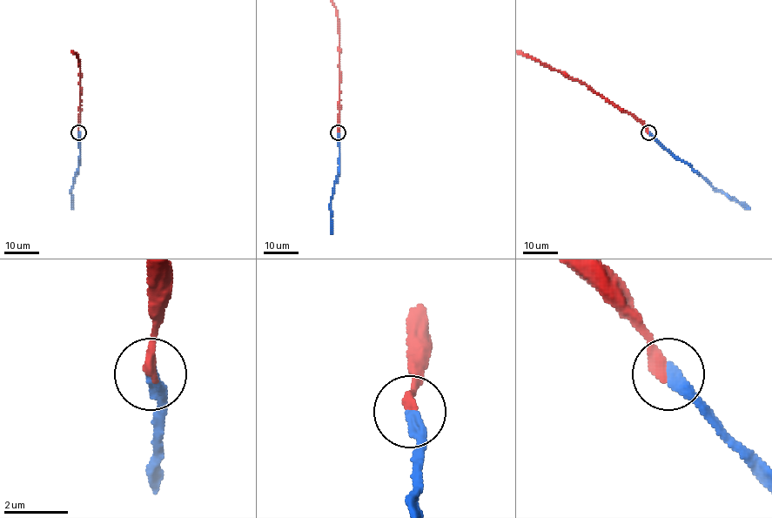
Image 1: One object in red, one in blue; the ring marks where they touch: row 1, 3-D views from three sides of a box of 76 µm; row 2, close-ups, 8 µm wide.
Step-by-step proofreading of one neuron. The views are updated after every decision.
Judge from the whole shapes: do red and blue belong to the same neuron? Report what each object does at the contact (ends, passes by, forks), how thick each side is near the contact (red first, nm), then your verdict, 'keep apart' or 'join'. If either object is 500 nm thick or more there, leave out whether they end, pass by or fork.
red ends | blue ends | 360/400 nm | join

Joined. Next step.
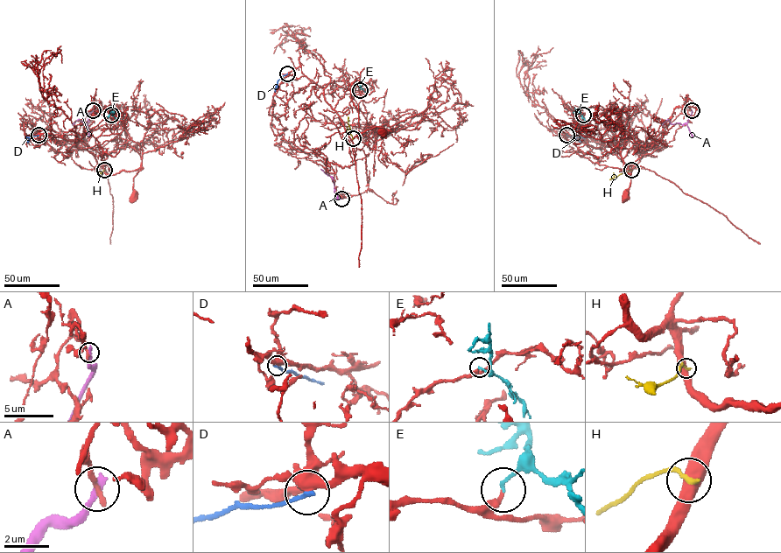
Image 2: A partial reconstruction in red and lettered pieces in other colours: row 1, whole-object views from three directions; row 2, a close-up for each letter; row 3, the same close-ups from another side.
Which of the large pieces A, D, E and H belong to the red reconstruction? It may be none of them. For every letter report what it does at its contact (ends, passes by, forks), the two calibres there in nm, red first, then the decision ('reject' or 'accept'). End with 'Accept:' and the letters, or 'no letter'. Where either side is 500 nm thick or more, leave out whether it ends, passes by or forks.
A: it ends | 280/360 nm | reject
D: it ends | 480/200 nm | reject
E: it ends | 190/140 nm | accept
H: 550/240 nm | reject
Accept: E

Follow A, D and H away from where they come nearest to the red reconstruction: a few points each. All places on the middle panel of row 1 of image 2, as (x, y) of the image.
A: (341, 199), (334, 192), (333, 178), (321, 169)
D: (287, 73), (278, 80), (274, 91)
H: (353, 138), (349, 132), (349, 120)

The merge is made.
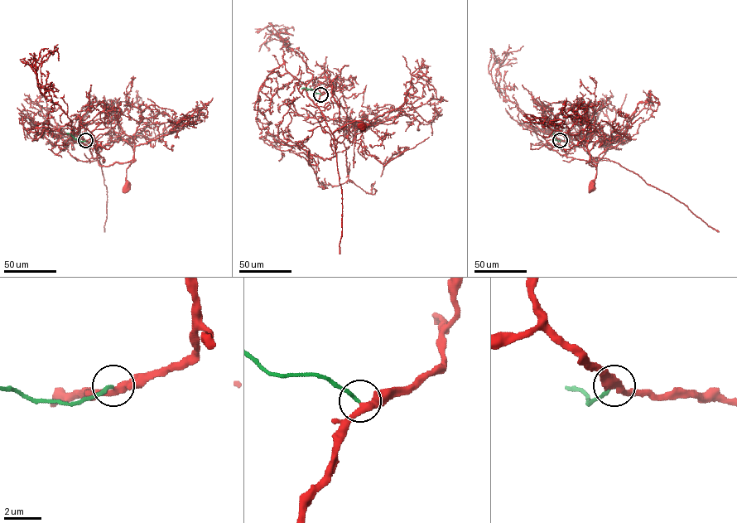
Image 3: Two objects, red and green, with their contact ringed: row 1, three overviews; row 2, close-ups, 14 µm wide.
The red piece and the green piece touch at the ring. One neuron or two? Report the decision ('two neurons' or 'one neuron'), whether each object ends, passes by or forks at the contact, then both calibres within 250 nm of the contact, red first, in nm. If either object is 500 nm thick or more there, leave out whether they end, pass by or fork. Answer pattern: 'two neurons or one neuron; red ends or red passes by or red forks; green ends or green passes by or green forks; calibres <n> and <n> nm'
one neuron; red passes by; green ends; calibres 360 and 190 nm

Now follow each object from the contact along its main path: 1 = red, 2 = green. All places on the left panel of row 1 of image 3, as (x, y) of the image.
1: (85, 140), (81, 142), (89, 147), (92, 157), (97, 157), (101, 166), (132, 160), (126, 170), (126, 188)
2: (85, 140), (79, 140), (66, 133)

